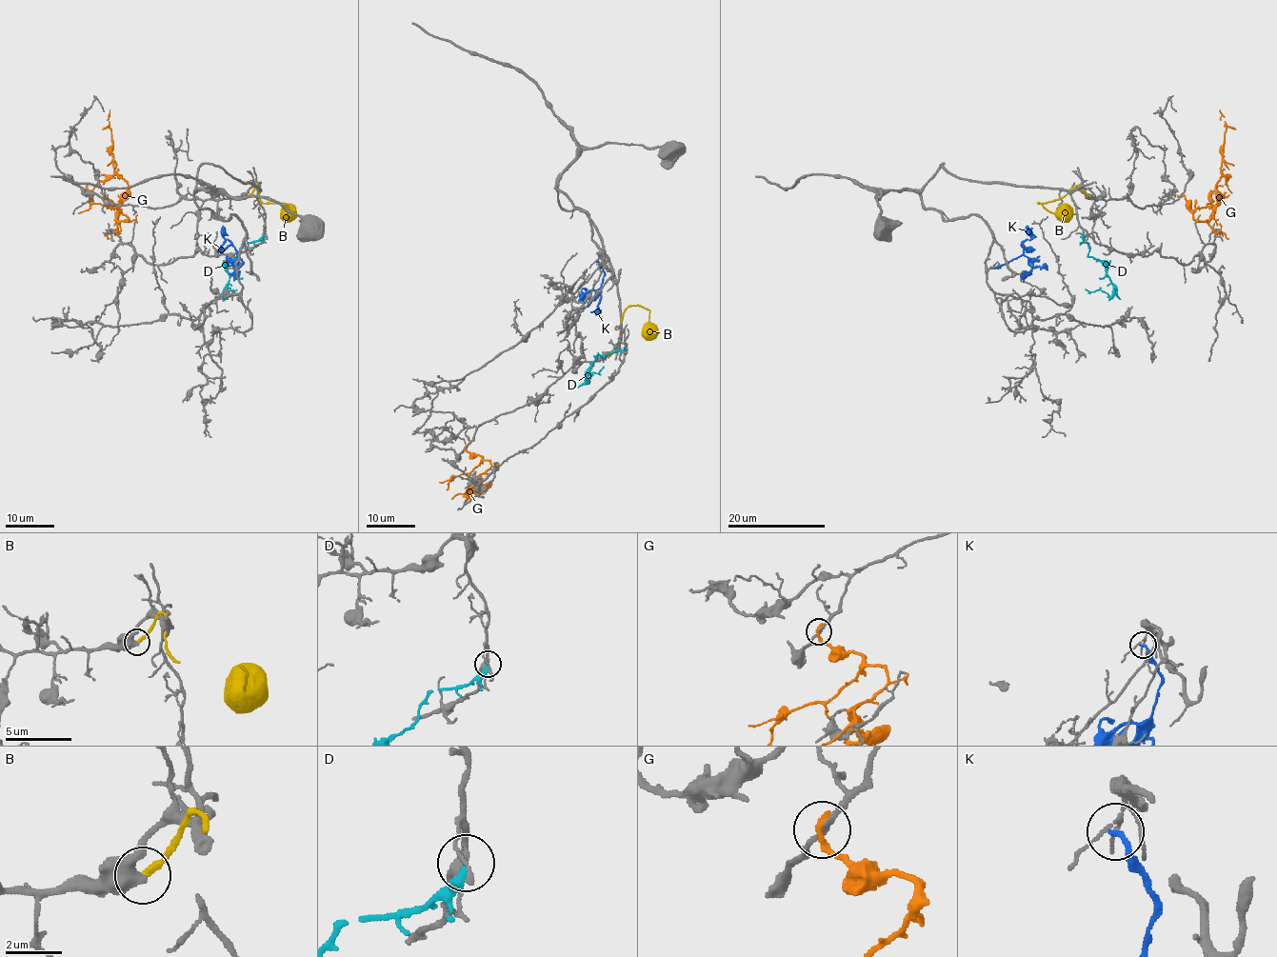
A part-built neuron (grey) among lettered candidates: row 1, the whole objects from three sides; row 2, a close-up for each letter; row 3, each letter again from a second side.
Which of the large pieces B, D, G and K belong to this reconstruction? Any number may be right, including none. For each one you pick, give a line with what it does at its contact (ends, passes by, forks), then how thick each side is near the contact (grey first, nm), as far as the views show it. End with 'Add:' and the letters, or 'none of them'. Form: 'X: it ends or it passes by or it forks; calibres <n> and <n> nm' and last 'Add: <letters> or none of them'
D: it ends; calibres 150 and 320 nm
Add: D

